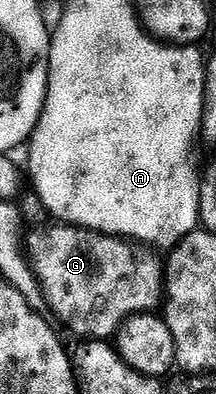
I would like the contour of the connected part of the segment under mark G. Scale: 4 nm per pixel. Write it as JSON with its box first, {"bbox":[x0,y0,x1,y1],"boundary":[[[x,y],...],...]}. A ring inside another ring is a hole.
{"bbox":[24,221,164,340],"boundary":[[[61,221],[53,224],[55,227],[44,227],[45,225],[38,225],[33,228],[31,235],[24,239],[24,251],[28,256],[28,262],[33,270],[35,278],[40,284],[42,290],[42,298],[45,306],[51,307],[52,310],[58,314],[58,319],[62,323],[67,323],[68,326],[74,327],[74,331],[78,335],[83,335],[83,340],[109,340],[115,334],[115,331],[132,315],[140,315],[143,313],[150,313],[155,310],[154,306],[159,306],[160,298],[164,289],[164,271],[161,266],[158,267],[150,259],[138,260],[132,252],[129,251],[125,242],[119,241],[117,238],[104,235],[100,231],[88,231],[85,227],[76,227],[67,225]]]}

